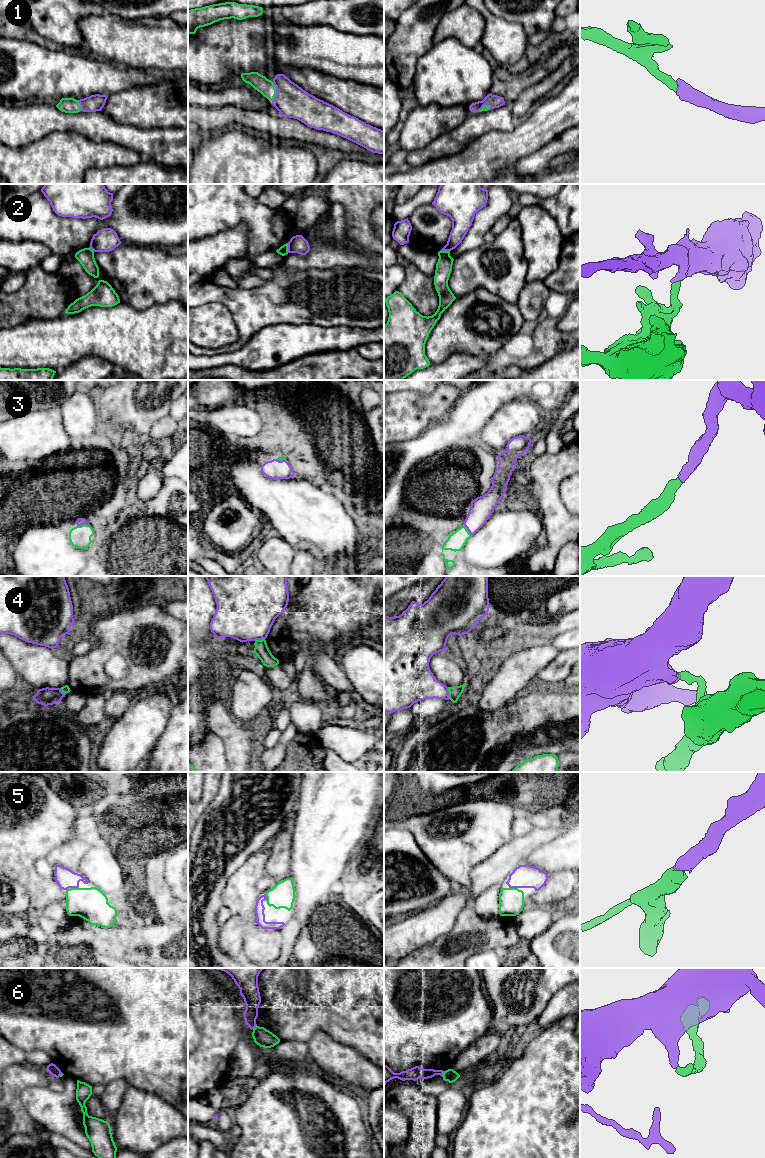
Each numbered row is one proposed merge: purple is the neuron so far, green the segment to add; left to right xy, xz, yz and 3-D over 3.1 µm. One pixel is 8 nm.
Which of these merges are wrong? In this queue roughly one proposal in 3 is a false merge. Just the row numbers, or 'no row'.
2, 4, 6

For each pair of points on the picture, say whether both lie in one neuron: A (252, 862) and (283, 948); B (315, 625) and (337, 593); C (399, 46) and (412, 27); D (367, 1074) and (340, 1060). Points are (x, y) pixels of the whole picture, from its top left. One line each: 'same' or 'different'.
A: different
B: same
C: same
D: same

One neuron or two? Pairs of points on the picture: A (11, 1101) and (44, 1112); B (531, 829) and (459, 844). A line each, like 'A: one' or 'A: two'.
A: two
B: two

